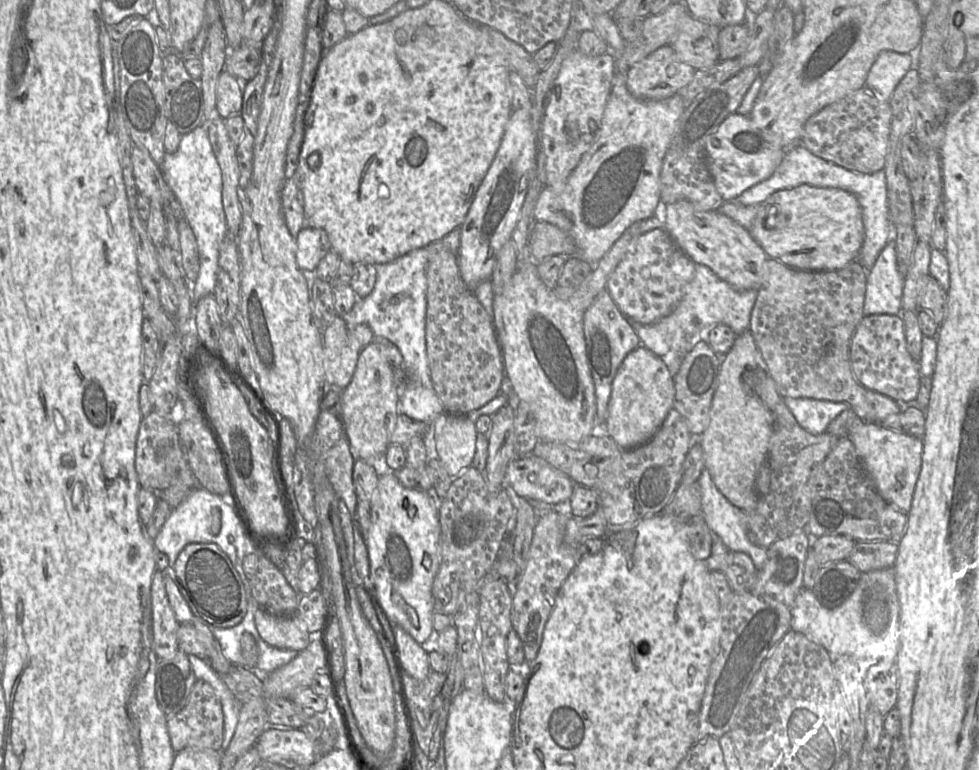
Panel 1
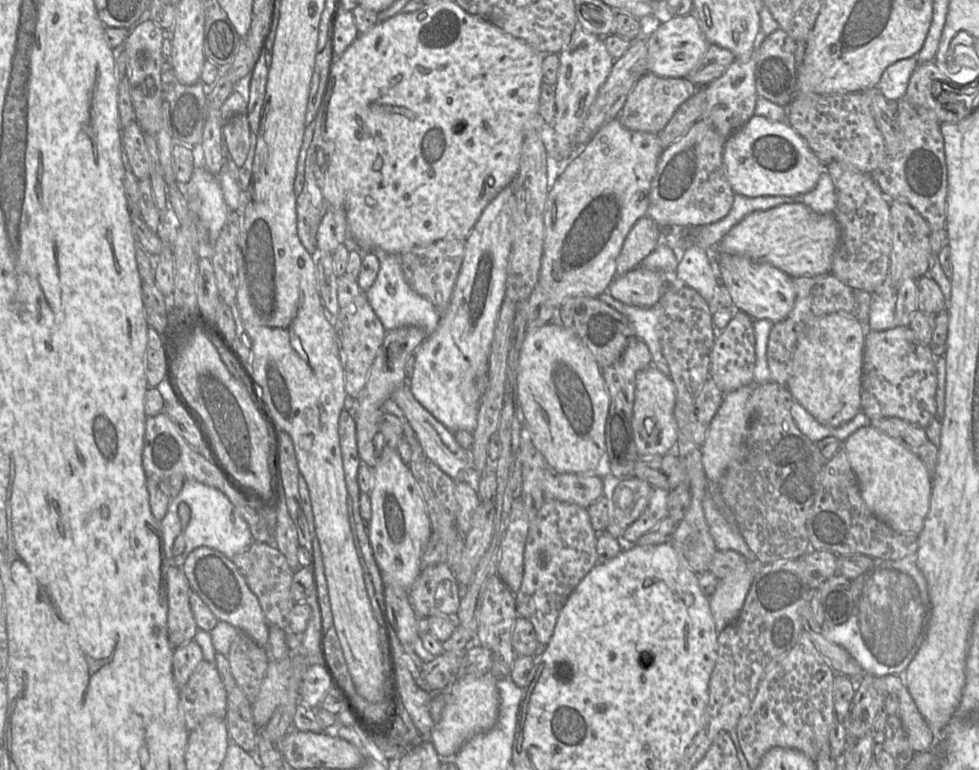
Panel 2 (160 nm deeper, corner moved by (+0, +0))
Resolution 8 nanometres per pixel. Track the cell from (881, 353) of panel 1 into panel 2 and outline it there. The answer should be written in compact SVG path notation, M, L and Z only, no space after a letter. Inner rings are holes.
M909 326L870 331L865 336L861 375L861 411L871 419L897 417L925 427L936 417L937 369L929 345L921 343Z

